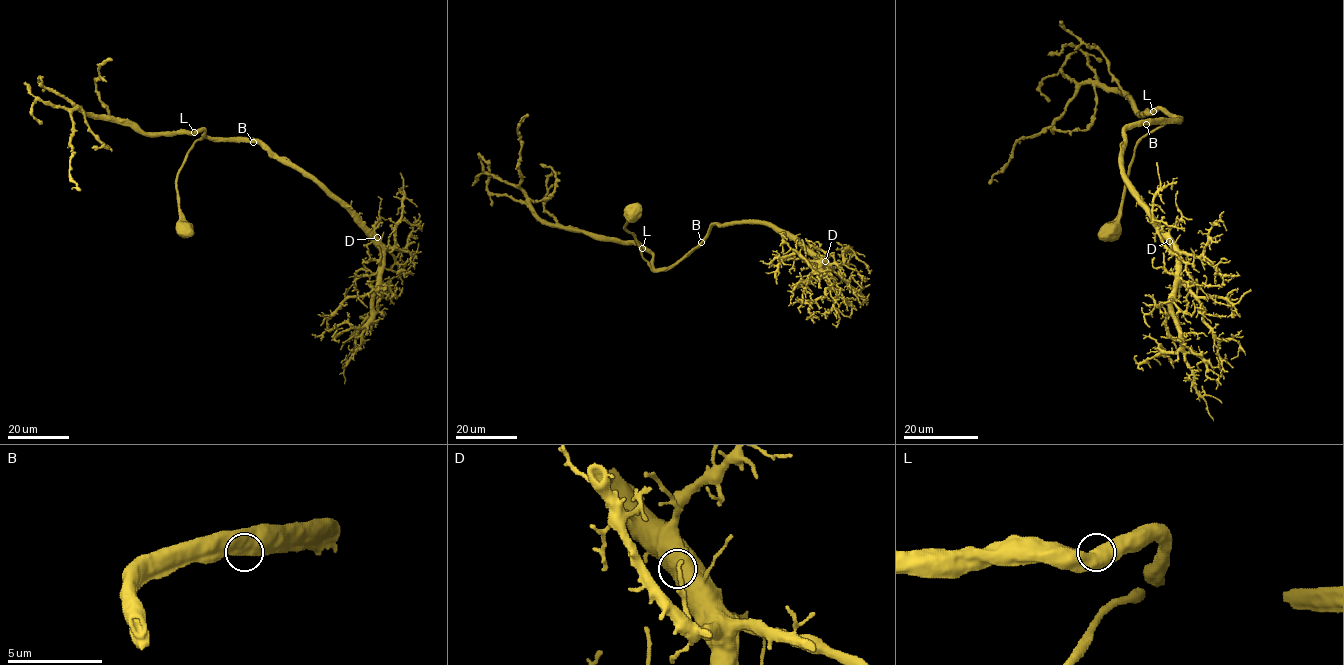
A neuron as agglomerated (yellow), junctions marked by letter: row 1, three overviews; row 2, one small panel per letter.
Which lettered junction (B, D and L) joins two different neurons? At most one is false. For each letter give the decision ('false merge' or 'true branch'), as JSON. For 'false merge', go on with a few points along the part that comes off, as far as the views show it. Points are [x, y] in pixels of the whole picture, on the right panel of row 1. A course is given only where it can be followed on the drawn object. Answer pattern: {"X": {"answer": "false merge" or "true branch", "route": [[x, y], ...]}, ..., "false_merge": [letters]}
{"B": {"answer": "true branch"}, "D": {"answer": "true branch"}, "L": {"answer": "true branch"}, "false_merge": []}

